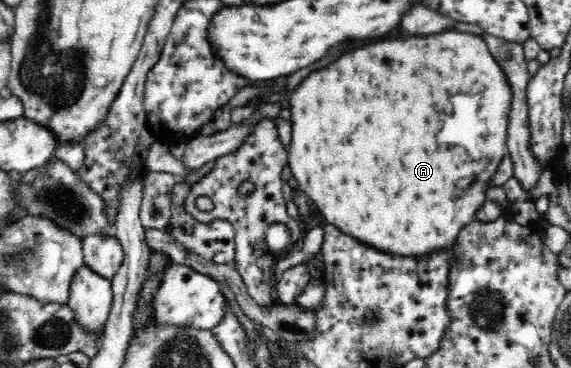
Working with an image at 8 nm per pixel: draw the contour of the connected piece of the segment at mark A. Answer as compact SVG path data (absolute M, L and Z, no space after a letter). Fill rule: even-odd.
M448 30L438 32L438 34L408 34L408 36L404 36L404 34L392 36L390 34L390 36L384 36L384 38L376 38L376 40L358 44L358 46L350 48L348 52L344 52L340 58L336 58L332 64L310 72L296 86L296 90L292 90L292 94L285 96L289 102L288 108L291 112L289 121L292 127L291 146L288 150L288 166L290 166L291 174L294 174L294 178L296 178L299 188L315 204L315 211L320 210L328 223L335 224L336 227L347 232L348 235L382 251L396 253L396 255L423 255L424 253L436 251L442 247L447 247L456 240L459 230L465 224L475 220L474 213L486 201L485 194L488 189L488 182L506 154L506 127L510 100L512 100L510 89L504 71L492 56L485 40L475 34L460 34L458 30ZM460 88L482 88L482 102L484 102L484 88L486 88L486 94L488 94L486 98L488 98L488 108L490 108L490 126L487 126L488 136L480 136L479 138L479 148L482 148L480 160L474 160L468 154L466 148L440 144L438 138L436 138L436 134L442 128L440 114L452 110L450 96L456 94Z

